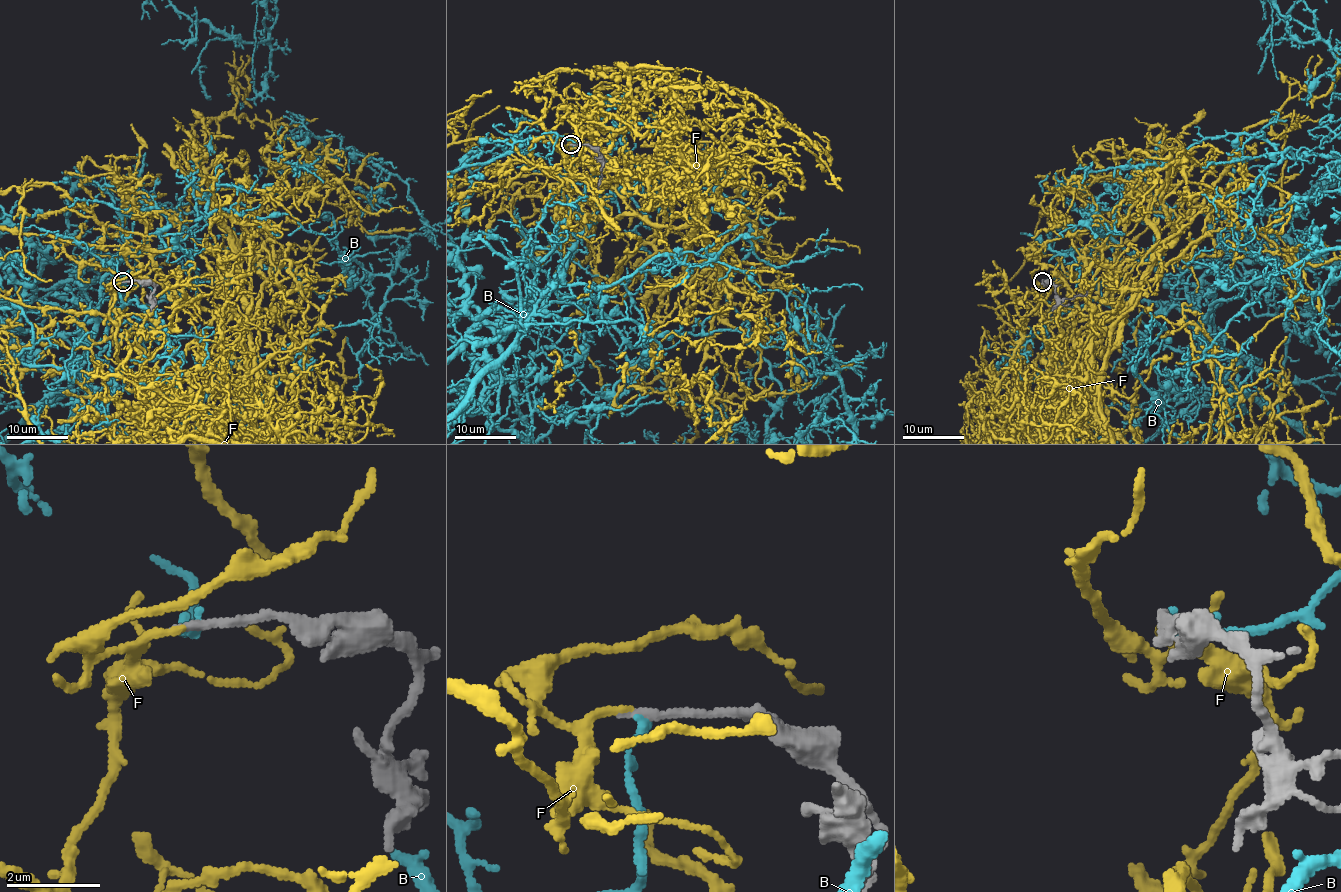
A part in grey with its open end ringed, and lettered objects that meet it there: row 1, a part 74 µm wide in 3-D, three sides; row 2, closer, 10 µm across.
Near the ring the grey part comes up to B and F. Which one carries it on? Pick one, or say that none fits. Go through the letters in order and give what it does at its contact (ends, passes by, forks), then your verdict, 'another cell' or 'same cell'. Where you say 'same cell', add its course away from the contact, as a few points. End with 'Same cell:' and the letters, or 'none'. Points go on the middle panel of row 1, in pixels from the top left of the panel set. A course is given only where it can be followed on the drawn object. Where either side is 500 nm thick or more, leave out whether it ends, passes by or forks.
B: it ends; another cell
F: it ends; same cell
Same cell: F

